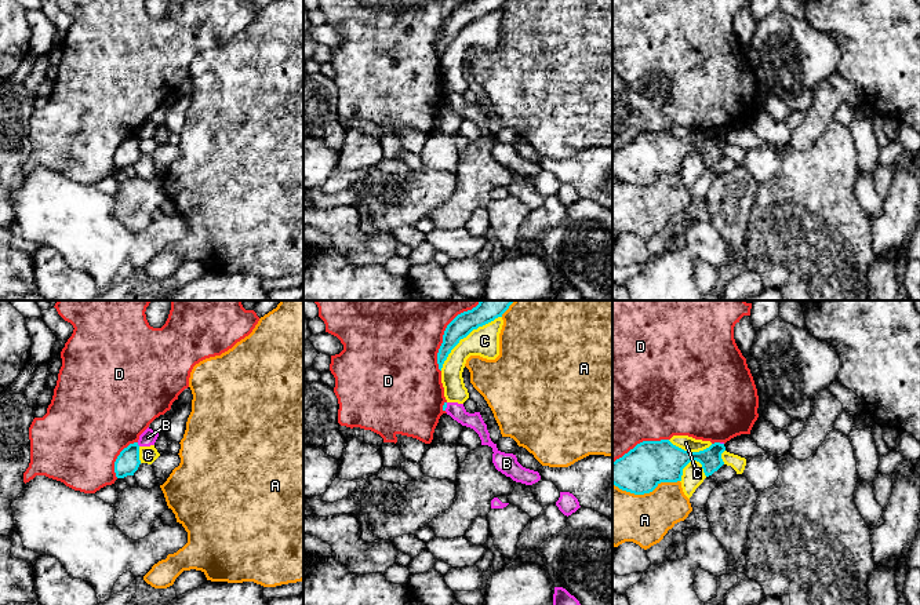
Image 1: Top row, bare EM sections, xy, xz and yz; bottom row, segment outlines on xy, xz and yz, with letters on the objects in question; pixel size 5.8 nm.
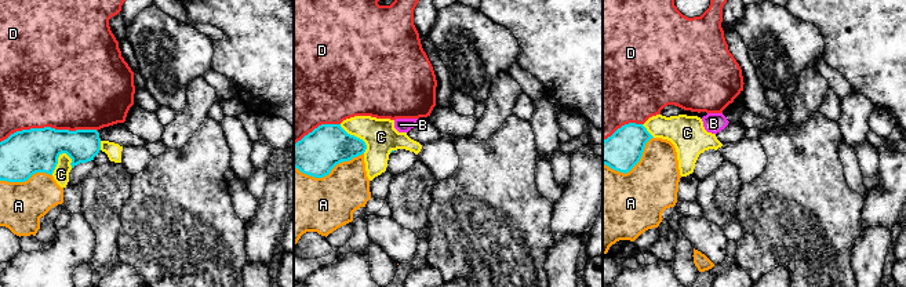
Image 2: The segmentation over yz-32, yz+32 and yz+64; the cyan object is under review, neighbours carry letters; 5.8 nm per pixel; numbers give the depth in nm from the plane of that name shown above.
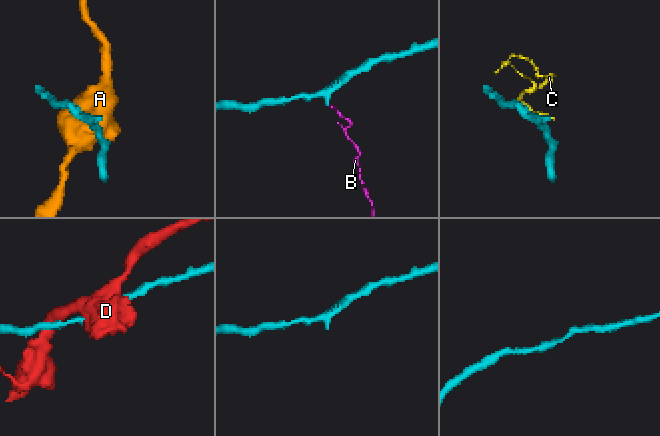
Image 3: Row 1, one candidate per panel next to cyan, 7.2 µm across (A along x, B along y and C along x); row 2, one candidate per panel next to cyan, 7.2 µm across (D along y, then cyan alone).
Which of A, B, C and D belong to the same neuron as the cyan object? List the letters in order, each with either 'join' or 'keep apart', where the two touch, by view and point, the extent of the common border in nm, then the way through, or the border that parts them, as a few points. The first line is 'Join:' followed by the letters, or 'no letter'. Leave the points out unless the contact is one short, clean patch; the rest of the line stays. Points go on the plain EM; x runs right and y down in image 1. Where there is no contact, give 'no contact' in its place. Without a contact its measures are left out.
Join: no letter
A: keep apart | yz (646, 183) | 400 nm
B: keep apart | xy (137, 135) | 30 nm | along xy (137, 134), (140, 137)
C: keep apart | xz (465, 28) | 480 nm
D: keep apart | xz (443, 28) | 420 nm

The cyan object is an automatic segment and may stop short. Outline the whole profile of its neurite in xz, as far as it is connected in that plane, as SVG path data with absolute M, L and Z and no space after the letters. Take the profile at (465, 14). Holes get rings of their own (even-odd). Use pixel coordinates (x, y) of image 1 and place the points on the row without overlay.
M472 0L458 6L444 22L443 34L437 44L439 61L441 62L448 45L461 30L466 29L473 21L502 8L506 1L508 0Z

